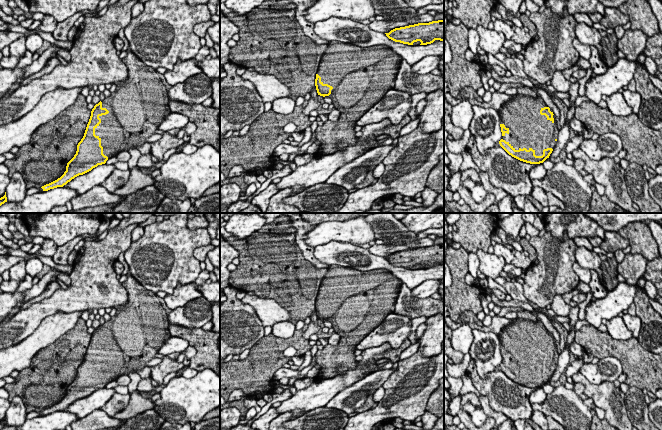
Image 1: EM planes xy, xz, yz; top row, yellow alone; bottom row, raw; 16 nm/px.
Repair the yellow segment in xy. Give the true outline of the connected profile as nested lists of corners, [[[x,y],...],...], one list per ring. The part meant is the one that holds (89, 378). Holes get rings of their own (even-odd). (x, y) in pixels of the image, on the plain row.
[[[130,272],[126,277],[122,285],[128,291],[127,303],[117,306],[116,314],[94,330],[84,360],[77,369],[76,378],[67,387],[66,395],[57,404],[42,410],[43,415],[63,411],[75,401],[105,388],[119,376],[142,370],[171,337],[168,315],[157,294],[144,288]]]

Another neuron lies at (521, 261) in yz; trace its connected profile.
[[[513,249],[512,252],[514,253],[515,258],[511,262],[511,264],[521,269],[525,269],[525,268],[528,269],[528,267],[532,263],[530,258],[525,256],[522,252],[519,252],[515,249]]]

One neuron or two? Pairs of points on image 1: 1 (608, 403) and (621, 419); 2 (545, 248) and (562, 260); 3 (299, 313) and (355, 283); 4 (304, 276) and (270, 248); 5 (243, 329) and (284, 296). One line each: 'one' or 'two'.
1: one
2: one
3: two
4: one
5: two

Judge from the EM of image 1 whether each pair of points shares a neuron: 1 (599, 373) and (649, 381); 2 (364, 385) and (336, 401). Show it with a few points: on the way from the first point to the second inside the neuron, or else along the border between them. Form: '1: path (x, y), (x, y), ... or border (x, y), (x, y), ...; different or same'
1: border (602, 359), (615, 357), (619, 361), (623, 372); different
2: path (357, 390), (346, 401), (343, 401); same

